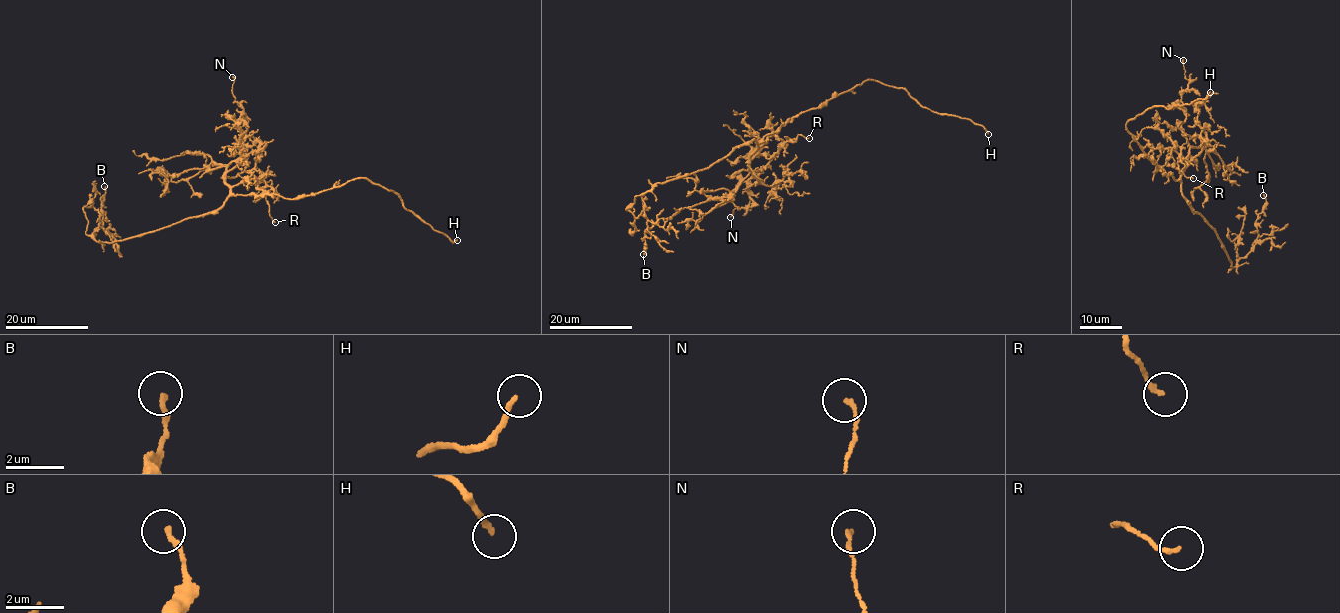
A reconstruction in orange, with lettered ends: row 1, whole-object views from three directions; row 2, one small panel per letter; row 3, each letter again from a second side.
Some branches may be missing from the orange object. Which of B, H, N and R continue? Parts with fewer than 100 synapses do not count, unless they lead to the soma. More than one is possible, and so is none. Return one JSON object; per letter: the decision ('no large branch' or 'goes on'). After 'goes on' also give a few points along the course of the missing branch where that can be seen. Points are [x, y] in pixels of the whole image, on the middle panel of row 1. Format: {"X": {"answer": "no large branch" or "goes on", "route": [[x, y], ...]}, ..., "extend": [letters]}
{"B": {"answer": "no large branch"}, "H": {"answer": "goes on", "route": [[988, 134], [1000, 149], [1014, 156]]}, "N": {"answer": "no large branch"}, "R": {"answer": "no large branch"}, "extend": ["H"]}

